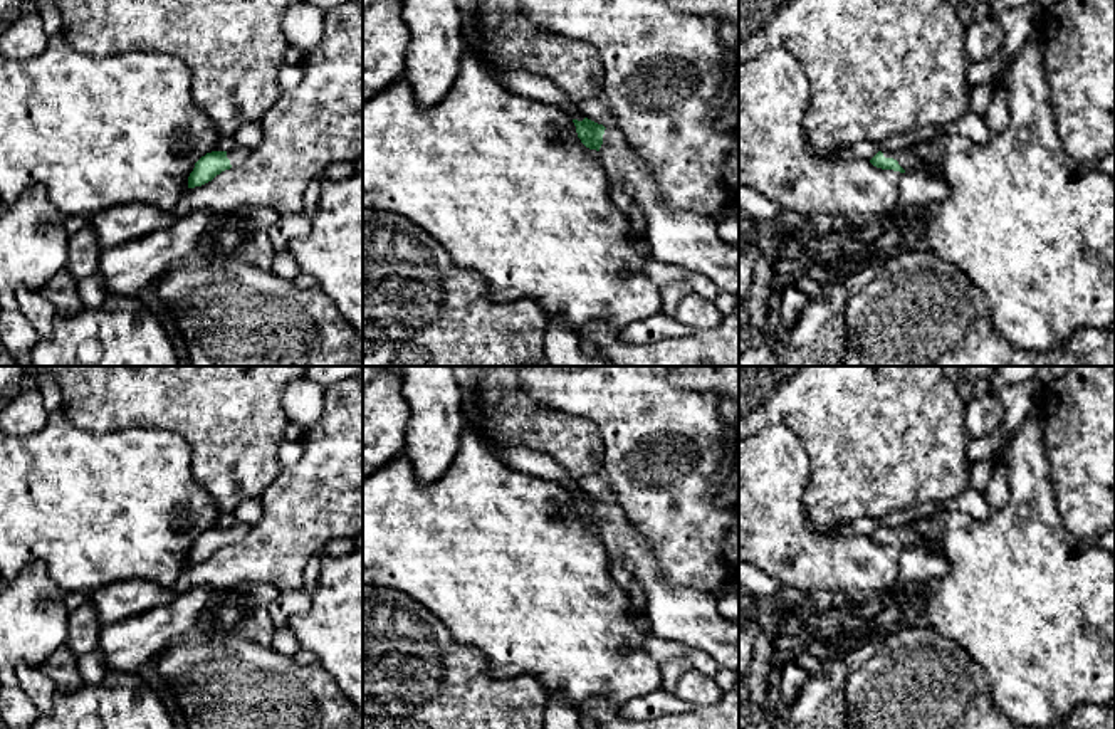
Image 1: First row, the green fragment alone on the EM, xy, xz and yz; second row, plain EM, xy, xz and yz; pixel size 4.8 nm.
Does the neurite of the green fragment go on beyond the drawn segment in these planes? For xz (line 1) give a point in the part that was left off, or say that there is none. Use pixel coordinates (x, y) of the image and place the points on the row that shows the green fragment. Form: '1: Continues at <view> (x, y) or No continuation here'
1: Continues at xz (675, 237)

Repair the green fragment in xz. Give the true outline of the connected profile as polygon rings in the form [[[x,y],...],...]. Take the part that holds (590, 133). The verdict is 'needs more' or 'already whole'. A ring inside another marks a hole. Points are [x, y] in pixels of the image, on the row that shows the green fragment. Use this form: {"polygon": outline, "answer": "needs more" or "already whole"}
{"polygon": [[[588,118],[573,119],[581,143],[599,153],[603,168],[611,185],[623,185],[633,193],[635,203],[645,213],[643,237],[650,255],[663,264],[690,270],[714,282],[719,291],[739,292],[739,245],[724,242],[717,233],[717,222],[712,217],[692,215],[685,210],[670,210],[660,197],[658,186],[648,166],[631,151],[623,133],[615,128],[605,128]]], "answer": "needs more"}

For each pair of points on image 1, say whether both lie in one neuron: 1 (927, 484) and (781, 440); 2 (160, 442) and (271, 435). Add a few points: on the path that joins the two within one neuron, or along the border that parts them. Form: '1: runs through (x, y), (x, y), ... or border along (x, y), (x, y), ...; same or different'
1: border along (771, 424), (801, 442), (806, 486); different
2: border along (148, 429), (173, 430), (187, 444), (195, 479); different

